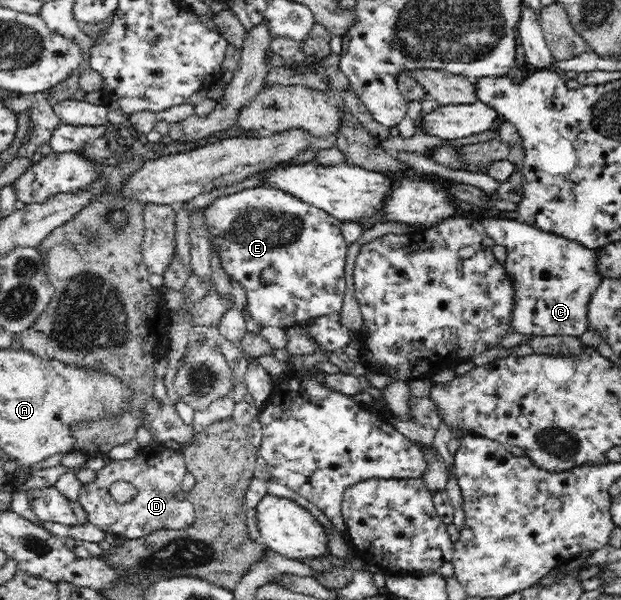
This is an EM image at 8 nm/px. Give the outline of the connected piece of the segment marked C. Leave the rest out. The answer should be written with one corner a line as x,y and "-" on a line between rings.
485,218
481,222
484,234
488,234
496,245
504,246
508,255
503,263
512,283
511,315
507,325
512,331
524,333
528,336
569,335
580,336
589,328
589,305
601,281
604,279
598,270
598,250
590,249
581,242
570,241
569,238
560,237
558,234
548,233
538,229
537,226
528,225
526,222
505,218

